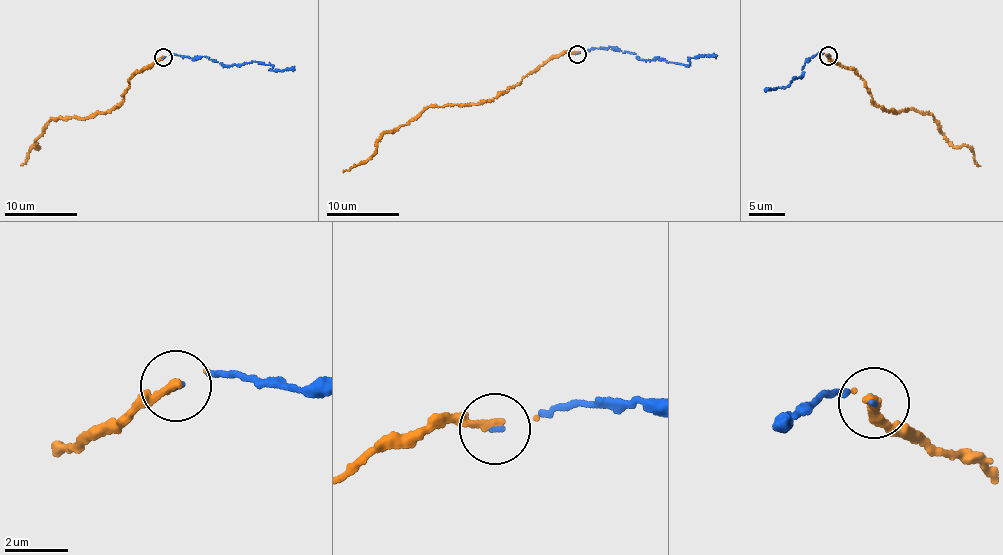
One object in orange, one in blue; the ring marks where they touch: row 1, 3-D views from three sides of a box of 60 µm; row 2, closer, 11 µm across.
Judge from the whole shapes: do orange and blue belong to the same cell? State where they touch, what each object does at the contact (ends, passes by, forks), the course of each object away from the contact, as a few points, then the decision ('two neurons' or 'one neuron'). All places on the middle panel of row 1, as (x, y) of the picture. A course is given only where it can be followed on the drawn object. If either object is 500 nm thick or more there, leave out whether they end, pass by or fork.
at (577, 54); orange ends there; blue ends there; orange runs (577, 53), (552, 55), (493, 99), (426, 107), (406, 124), (379, 137), (376, 153), (367, 161), (343, 172); blue runs (577, 53), (610, 47), (639, 59), (661, 59), (688, 65), (691, 58), (717, 56); one neuron

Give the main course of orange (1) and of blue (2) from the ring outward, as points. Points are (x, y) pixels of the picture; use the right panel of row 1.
1: (828, 56), (855, 71), (872, 99), (888, 111), (911, 107), (932, 116), (944, 138), (969, 148), (980, 166)
2: (828, 56), (820, 53), (808, 59), (803, 75), (794, 78), (787, 86), (765, 91)

